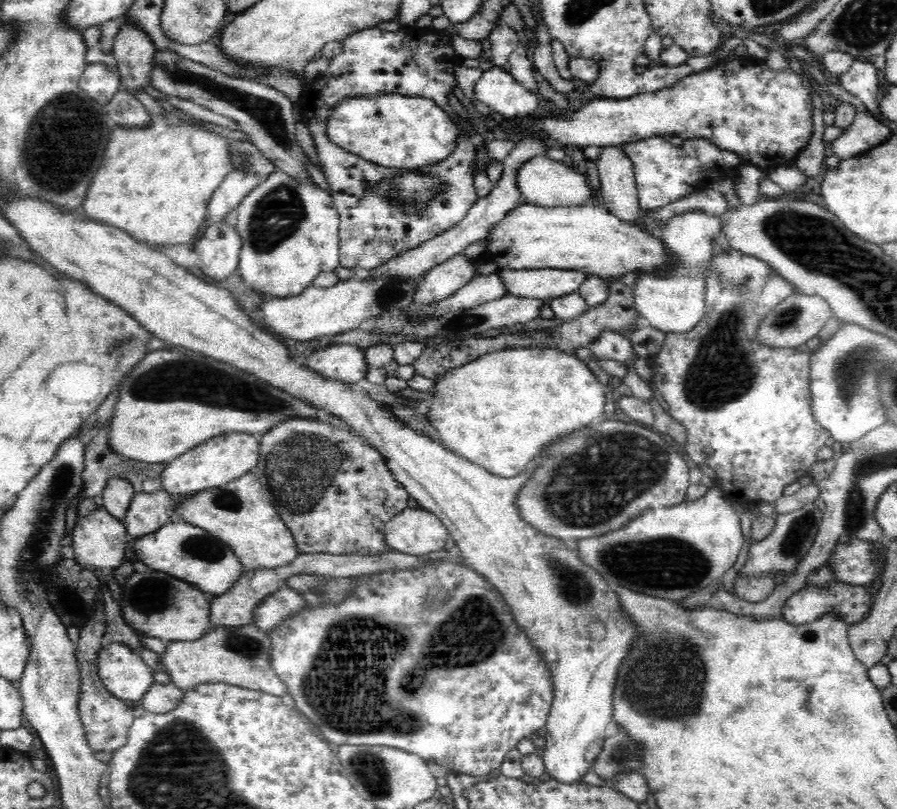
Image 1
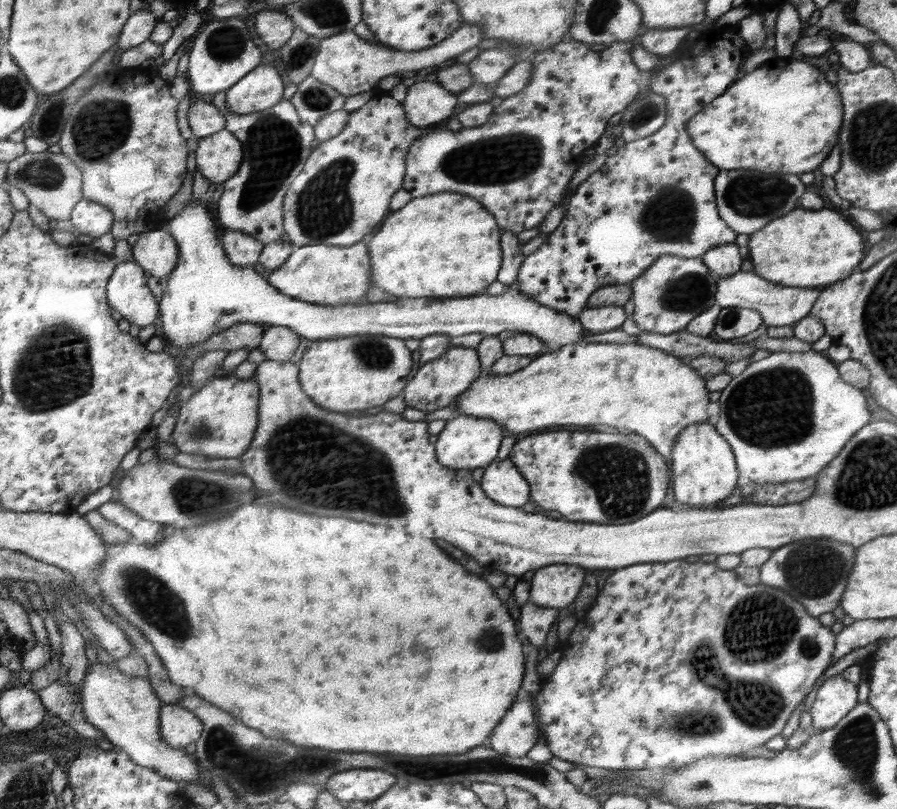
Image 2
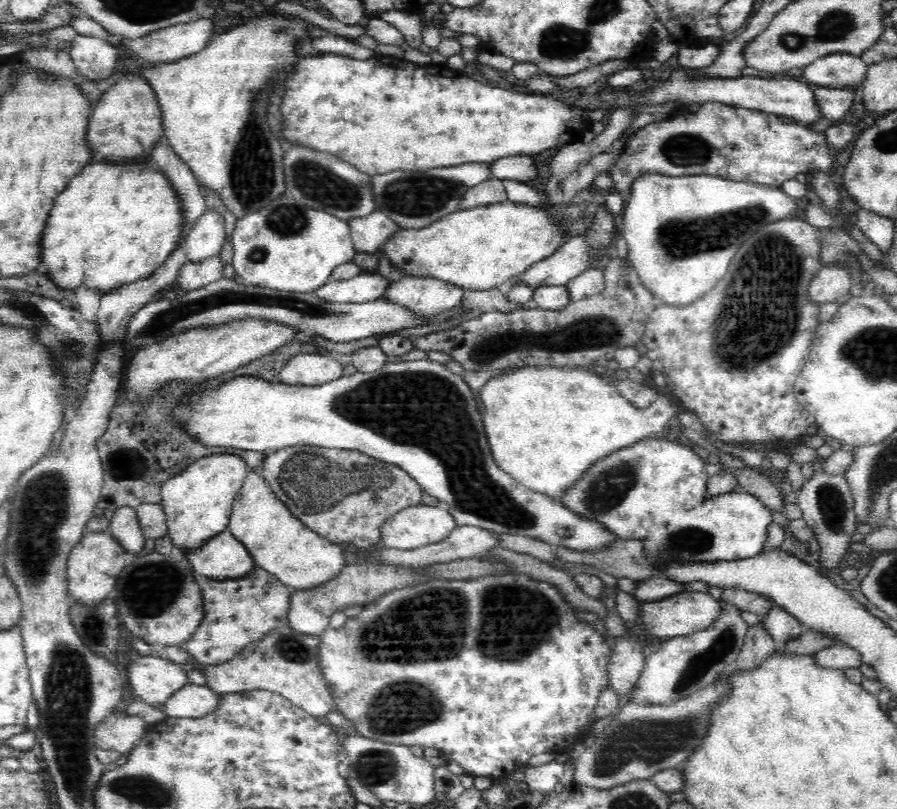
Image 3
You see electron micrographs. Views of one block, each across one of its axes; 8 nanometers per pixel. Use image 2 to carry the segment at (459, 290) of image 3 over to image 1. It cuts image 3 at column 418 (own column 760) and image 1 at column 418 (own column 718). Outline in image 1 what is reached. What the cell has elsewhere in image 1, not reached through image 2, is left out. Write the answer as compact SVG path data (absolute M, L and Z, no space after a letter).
M456 254L418 278L417 290L413 294L413 306L444 300L474 277L476 270L472 258L468 260L464 255Z

